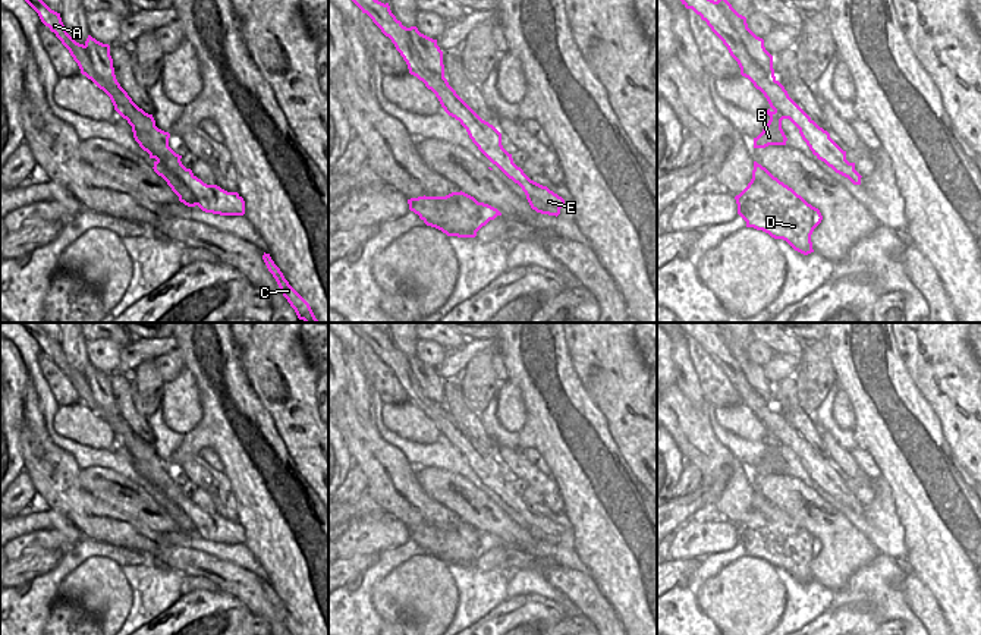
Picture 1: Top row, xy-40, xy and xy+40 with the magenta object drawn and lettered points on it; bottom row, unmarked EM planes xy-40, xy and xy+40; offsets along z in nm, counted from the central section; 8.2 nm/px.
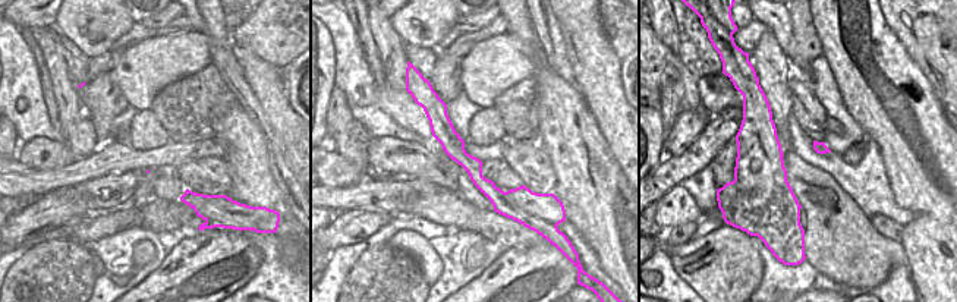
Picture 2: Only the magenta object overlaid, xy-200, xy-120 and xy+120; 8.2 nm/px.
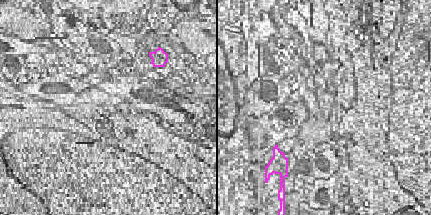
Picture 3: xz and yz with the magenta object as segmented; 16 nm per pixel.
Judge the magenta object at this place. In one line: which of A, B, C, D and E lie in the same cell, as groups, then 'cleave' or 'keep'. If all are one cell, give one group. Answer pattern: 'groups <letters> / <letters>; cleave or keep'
groups A C E / B D; cleave

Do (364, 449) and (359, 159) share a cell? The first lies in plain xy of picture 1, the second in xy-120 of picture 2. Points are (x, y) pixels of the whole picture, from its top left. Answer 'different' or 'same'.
same

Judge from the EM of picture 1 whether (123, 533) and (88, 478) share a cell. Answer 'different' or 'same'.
different

